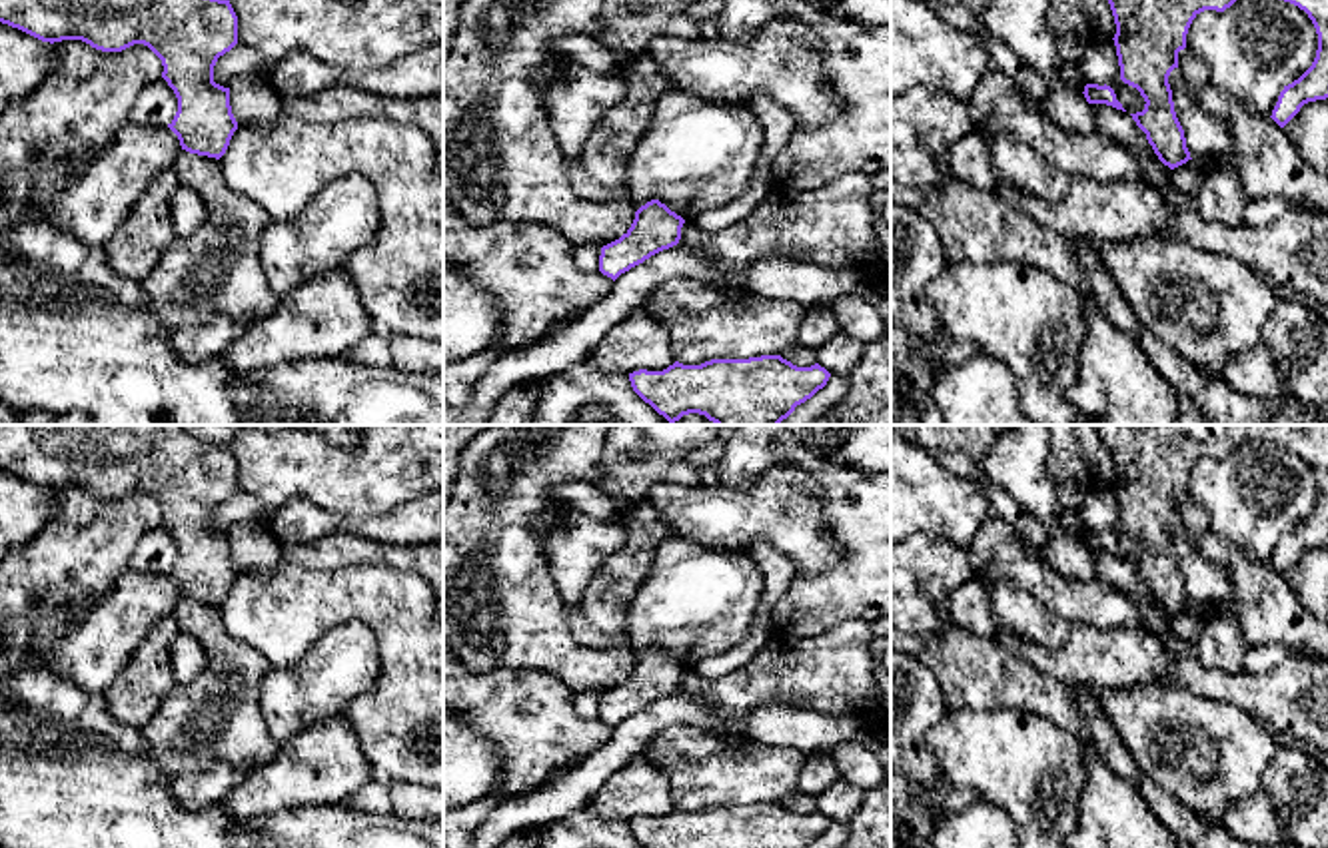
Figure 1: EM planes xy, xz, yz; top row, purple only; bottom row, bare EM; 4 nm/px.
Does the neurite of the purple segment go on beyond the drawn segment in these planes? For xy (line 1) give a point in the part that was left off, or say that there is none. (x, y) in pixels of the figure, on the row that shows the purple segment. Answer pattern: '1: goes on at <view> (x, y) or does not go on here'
1: does not go on here

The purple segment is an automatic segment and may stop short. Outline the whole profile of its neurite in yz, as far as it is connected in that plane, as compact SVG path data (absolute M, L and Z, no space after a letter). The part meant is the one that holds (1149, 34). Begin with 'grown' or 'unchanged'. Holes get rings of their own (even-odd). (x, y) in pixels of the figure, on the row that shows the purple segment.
unchanged; M1108 0L1116 34L1114 46L1120 66L1120 80L1140 92L1144 110L1130 114L1136 126L1146 134L1158 160L1170 170L1186 164L1184 130L1176 118L1168 76L1178 68L1178 52L1186 48L1186 34L1192 20L1204 10L1224 12L1236 0Z

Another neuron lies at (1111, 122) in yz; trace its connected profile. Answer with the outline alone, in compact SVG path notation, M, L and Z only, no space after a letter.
M1090 104L1090 108L1098 134L1122 144L1126 150L1138 150L1152 156L1166 170L1170 184L1172 170L1158 160L1158 156L1146 140L1146 134L1136 126L1128 112L1116 110L1106 104Z

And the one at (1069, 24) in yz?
M1048 0L1046 22L1058 58L1078 66L1094 38L1082 0Z

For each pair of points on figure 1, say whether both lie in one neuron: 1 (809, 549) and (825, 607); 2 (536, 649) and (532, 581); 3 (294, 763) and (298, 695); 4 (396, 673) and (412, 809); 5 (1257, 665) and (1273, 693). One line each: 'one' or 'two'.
1: two
2: one
3: two
4: two
5: two

